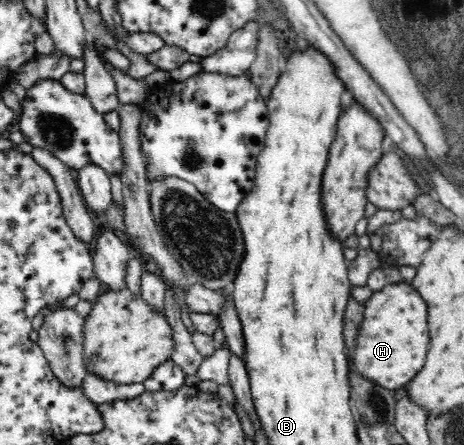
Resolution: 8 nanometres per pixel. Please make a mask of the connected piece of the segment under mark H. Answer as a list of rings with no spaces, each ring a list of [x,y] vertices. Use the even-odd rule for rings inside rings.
[[[386,284],[364,304],[364,319],[356,337],[354,357],[349,356],[352,370],[367,381],[388,390],[405,387],[421,370],[428,351],[428,327],[426,327],[426,303],[407,284]]]

